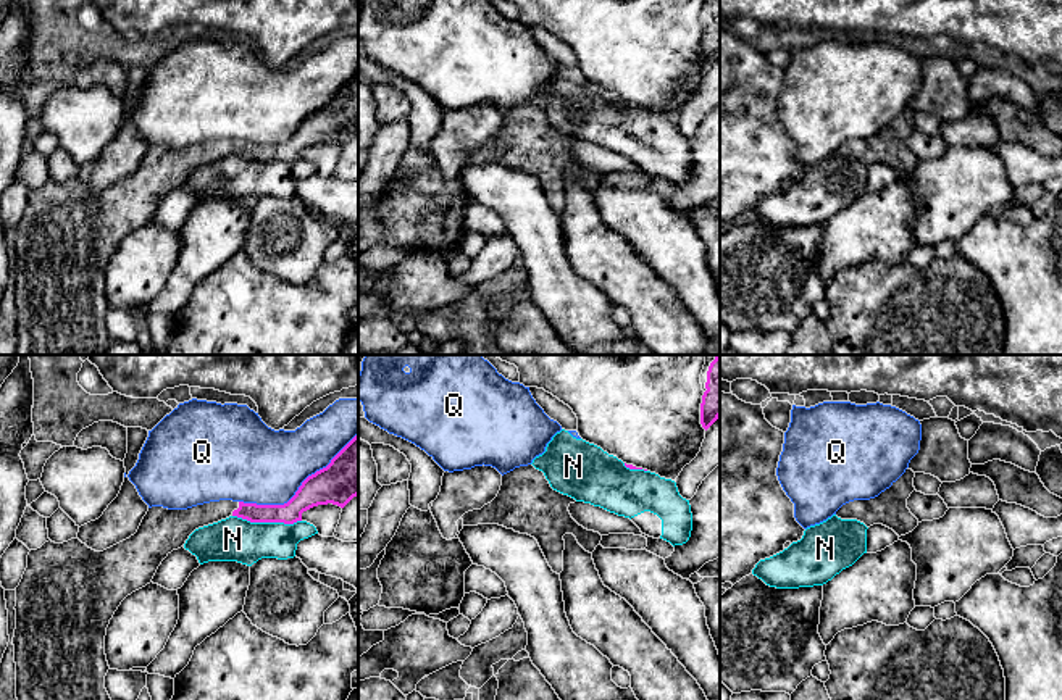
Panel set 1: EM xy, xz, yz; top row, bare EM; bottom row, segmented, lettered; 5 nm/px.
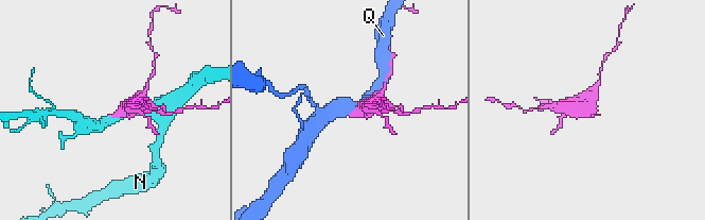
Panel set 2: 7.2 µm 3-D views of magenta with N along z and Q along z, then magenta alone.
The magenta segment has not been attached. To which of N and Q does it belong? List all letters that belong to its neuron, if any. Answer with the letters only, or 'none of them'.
none of them

